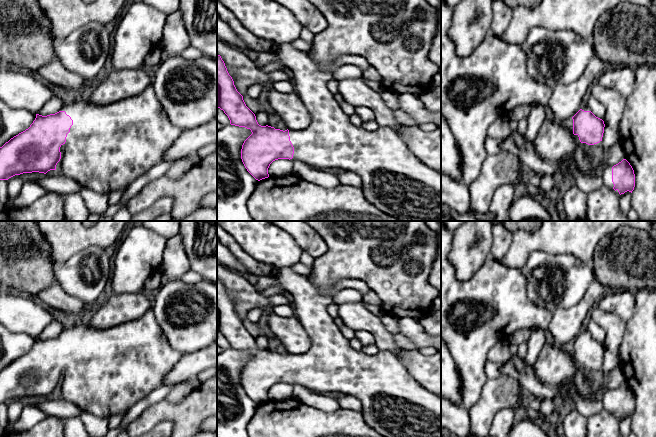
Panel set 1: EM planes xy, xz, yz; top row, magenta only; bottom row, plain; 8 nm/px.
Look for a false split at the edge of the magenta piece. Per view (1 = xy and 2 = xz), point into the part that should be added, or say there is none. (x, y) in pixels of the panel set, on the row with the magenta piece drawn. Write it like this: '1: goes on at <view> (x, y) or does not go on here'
1: goes on at xy (109, 146)
2: goes on at xz (394, 180)

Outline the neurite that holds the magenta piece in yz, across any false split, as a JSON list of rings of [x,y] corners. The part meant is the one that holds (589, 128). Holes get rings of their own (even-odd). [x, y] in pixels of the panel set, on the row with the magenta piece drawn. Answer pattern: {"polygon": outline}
{"polygon": [[[587,106],[580,109],[572,119],[575,148],[567,157],[556,163],[559,166],[569,165],[576,174],[596,173],[599,168],[592,162],[592,152],[602,145],[604,121],[596,117]]]}

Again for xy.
{"polygon": [[[152,86],[147,87],[141,94],[105,105],[93,104],[88,99],[78,100],[69,105],[65,105],[55,114],[47,116],[36,114],[35,120],[28,129],[14,136],[0,147],[0,180],[8,180],[15,175],[23,173],[39,172],[46,174],[50,170],[57,169],[66,177],[75,180],[81,187],[86,187],[102,194],[110,194],[111,192],[115,192],[123,187],[129,186],[133,181],[150,170],[155,164],[163,162],[165,152],[169,150],[170,146],[182,132],[182,128],[179,128],[170,122]]]}

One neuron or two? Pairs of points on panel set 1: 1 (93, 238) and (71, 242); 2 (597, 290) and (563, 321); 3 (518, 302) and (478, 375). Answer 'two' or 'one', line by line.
1: one
2: one
3: one

